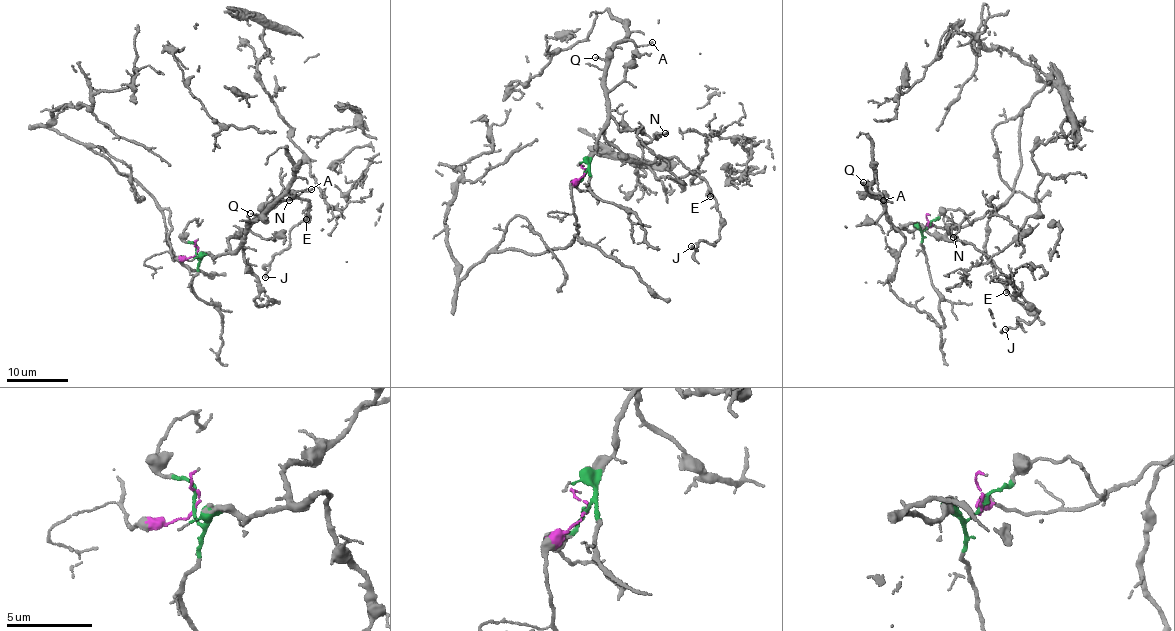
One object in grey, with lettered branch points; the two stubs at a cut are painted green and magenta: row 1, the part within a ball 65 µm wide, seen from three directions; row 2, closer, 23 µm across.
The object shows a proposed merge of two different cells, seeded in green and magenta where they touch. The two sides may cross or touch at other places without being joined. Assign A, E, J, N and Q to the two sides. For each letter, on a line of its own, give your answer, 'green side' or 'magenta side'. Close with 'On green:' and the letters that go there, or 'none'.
A: green side
E: green side
J: green side
N: green side
Q: green side
On green: A, E, J, N, Q

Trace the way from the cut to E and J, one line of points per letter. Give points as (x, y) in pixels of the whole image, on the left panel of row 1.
E: (196, 254), (198, 259), (208, 255), (213, 258), (227, 252), (232, 236), (291, 198), (309, 201), (305, 219)
J: (196, 254), (227, 252), (227, 240), (279, 202), (309, 201), (309, 213), (290, 232), (265, 278)

